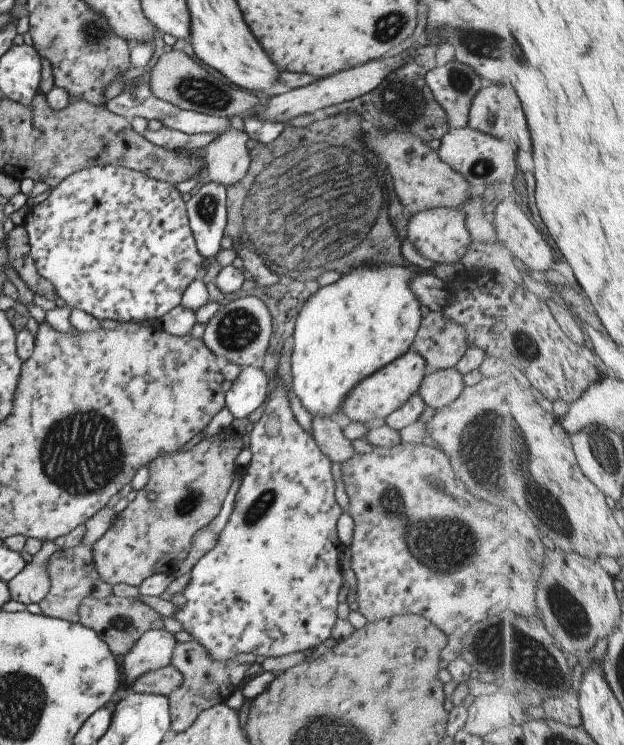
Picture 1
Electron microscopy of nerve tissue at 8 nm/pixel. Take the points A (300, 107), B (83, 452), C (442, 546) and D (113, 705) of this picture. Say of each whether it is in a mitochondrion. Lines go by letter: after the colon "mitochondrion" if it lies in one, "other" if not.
A: other
B: mitochondrion
C: mitochondrion
D: other

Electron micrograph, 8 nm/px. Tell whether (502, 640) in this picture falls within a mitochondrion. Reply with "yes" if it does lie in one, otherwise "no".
yes

